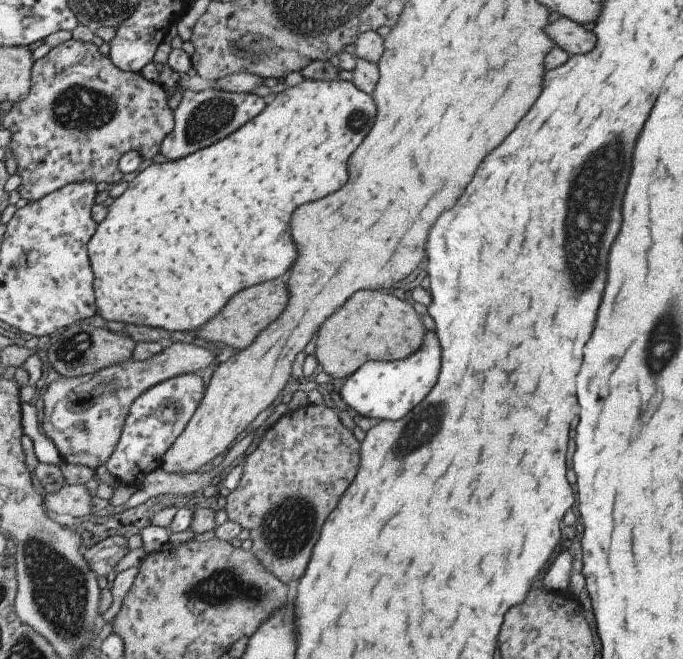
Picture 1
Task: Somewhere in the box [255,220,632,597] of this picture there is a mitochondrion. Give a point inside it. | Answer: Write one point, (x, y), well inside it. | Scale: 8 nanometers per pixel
(423, 426)

